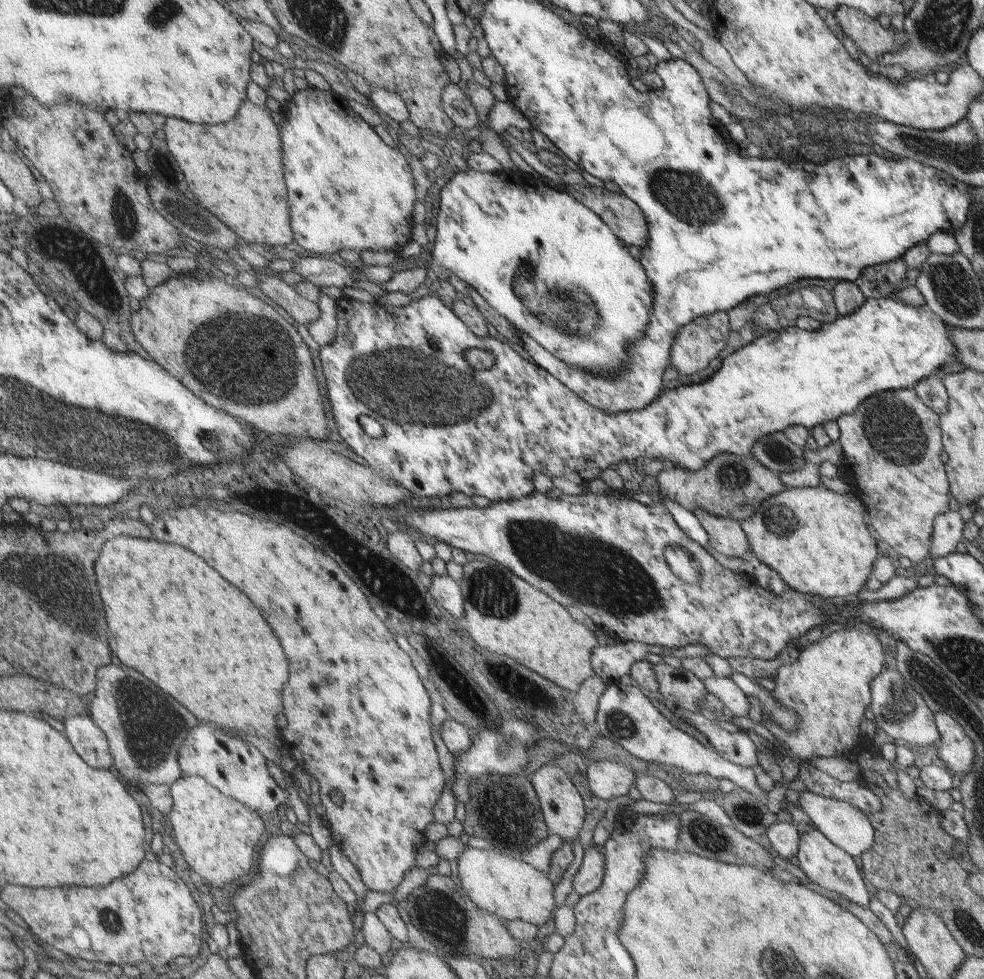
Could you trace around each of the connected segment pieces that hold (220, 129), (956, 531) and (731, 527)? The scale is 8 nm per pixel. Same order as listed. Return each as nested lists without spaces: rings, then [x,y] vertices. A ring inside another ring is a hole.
[[[248,98],[235,120],[227,124],[203,126],[169,117],[164,132],[169,150],[187,176],[189,188],[199,198],[195,202],[203,204],[209,212],[213,210],[221,222],[248,243],[284,249],[284,246],[294,247],[294,230],[281,152],[282,132],[272,114],[267,107],[256,105]]]
[[[948,510],[937,516],[933,522],[933,538],[930,539],[929,557],[936,559],[955,553],[955,546],[961,542],[963,520],[957,512]]]
[[[699,509],[694,511],[694,515],[707,533],[708,545],[719,554],[741,558],[750,549],[739,522],[709,515]]]

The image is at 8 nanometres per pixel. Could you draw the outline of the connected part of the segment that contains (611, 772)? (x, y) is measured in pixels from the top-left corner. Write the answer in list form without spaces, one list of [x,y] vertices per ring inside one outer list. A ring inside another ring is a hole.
[[[595,761],[586,768],[589,790],[601,800],[611,800],[615,796],[627,794],[634,786],[635,774],[625,766],[609,761]]]

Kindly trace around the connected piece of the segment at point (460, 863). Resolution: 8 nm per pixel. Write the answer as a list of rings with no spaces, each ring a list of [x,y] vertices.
[[[467,846],[457,858],[457,876],[461,888],[466,892],[466,895],[469,896],[469,900],[480,909],[493,913],[499,920],[505,920],[505,922],[525,921],[537,928],[543,924],[543,922],[547,922],[549,918],[552,918],[551,910],[556,906],[553,904],[553,896],[551,896],[551,888],[553,888],[551,882],[549,882],[541,872],[537,872],[537,870],[531,868],[529,864],[517,860],[513,855]]]

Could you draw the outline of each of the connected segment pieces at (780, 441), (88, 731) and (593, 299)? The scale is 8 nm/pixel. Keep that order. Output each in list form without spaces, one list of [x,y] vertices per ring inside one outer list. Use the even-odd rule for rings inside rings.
[[[783,433],[768,434],[757,440],[751,456],[771,472],[795,472],[803,466],[802,448],[795,446]]]
[[[71,717],[64,724],[65,736],[75,744],[75,750],[87,760],[87,764],[95,764],[99,770],[113,770],[115,761],[110,751],[108,736],[89,717]]]
[[[463,168],[455,172],[454,176],[440,189],[439,207],[435,213],[437,216],[433,221],[436,223],[436,235],[431,251],[433,266],[442,266],[469,284],[487,301],[491,308],[495,308],[515,329],[526,332],[533,340],[538,341],[547,352],[568,365],[595,373],[596,376],[605,375],[612,380],[612,376],[618,375],[618,372],[622,371],[624,366],[629,363],[629,348],[645,335],[653,306],[653,286],[651,286],[641,262],[637,260],[635,252],[627,248],[625,244],[621,246],[618,238],[591,209],[573,200],[565,190],[551,188],[547,181],[539,182],[531,176],[515,172],[515,170],[490,173]]]

